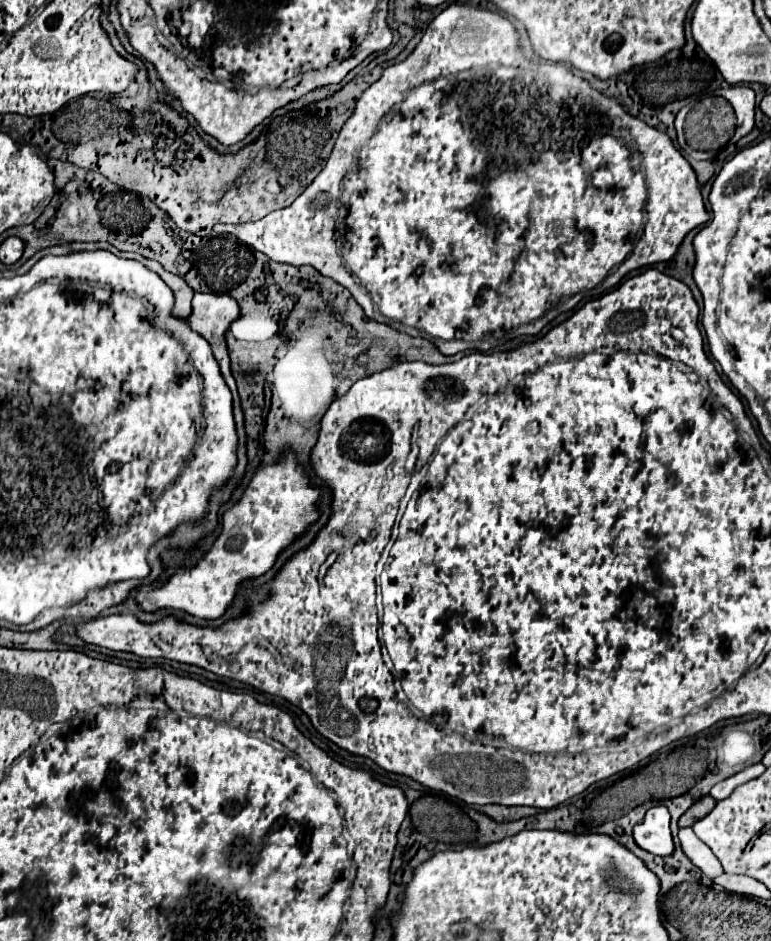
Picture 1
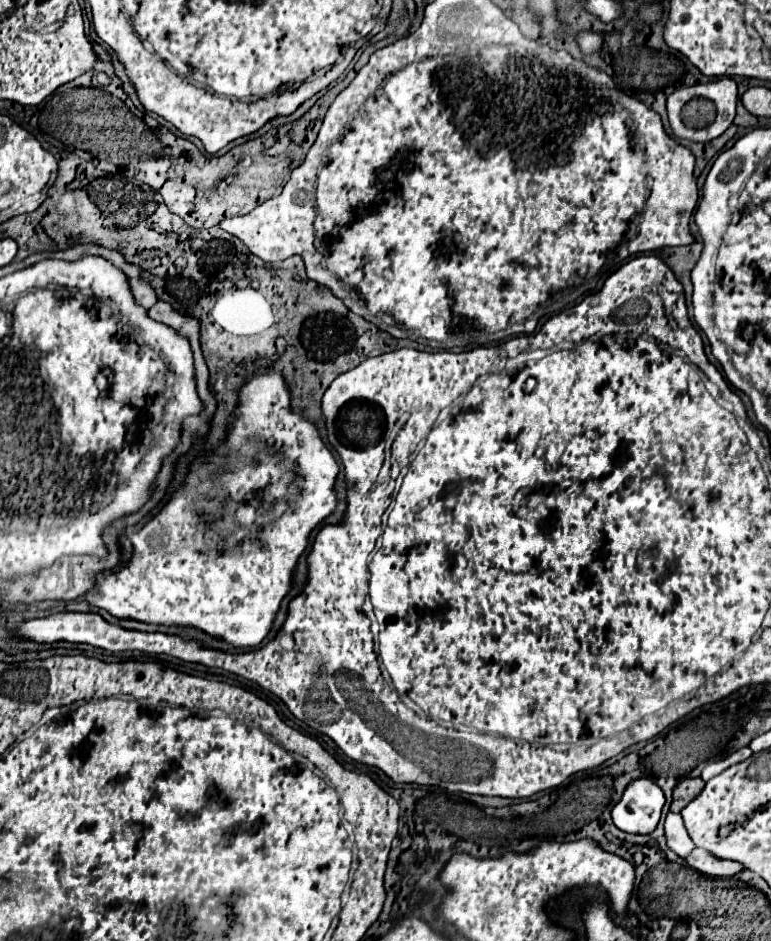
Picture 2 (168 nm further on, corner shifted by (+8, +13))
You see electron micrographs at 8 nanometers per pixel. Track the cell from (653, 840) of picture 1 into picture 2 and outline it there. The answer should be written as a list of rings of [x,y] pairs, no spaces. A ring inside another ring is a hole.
[[[635,780],[627,786],[623,798],[611,816],[619,830],[629,834],[651,834],[661,818],[665,796],[651,780]]]

